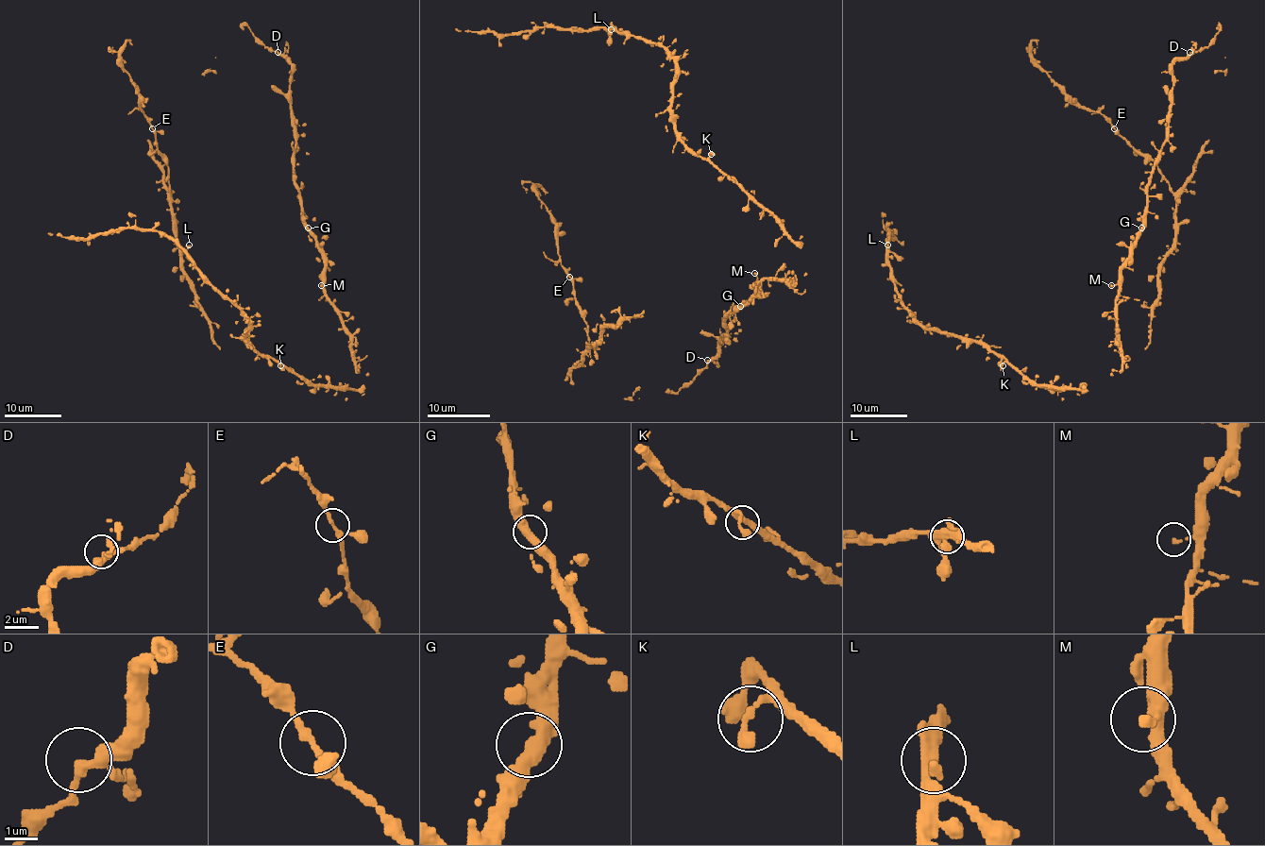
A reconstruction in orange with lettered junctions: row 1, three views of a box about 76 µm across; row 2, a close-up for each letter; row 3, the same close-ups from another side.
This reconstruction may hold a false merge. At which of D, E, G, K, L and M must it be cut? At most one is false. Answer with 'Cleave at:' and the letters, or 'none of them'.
Cleave at: none of them

